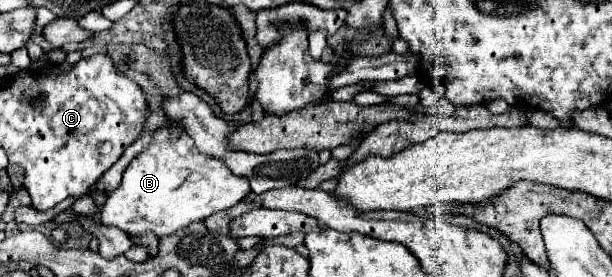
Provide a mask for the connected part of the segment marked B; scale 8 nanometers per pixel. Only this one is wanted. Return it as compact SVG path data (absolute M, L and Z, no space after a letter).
M158 129L154 141L126 167L122 183L112 191L102 207L102 223L118 227L132 237L154 233L158 239L176 233L190 223L204 221L212 213L224 211L240 203L250 191L246 177L236 177L232 171L210 155L204 155L192 143L192 137L182 135L176 143L168 141L168 131Z

